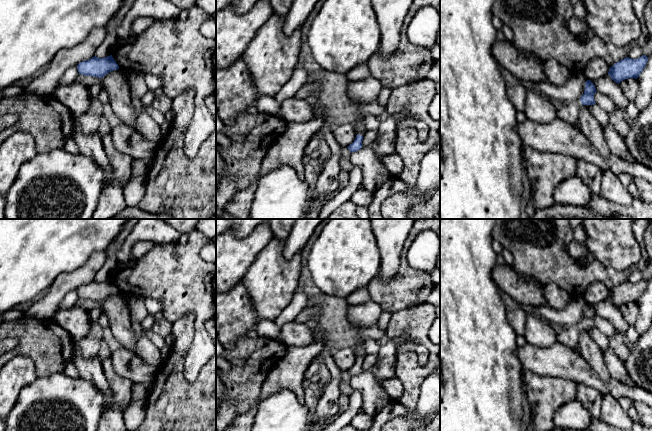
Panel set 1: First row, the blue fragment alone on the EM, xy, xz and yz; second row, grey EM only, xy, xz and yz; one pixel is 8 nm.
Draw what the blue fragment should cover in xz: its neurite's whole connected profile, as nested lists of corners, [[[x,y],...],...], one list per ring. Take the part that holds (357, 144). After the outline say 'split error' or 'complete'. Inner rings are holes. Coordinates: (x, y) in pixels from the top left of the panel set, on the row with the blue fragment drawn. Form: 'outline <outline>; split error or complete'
outline [[[360,129],[356,131],[356,138],[352,144],[350,144],[347,148],[350,150],[350,152],[356,152],[362,148],[362,141],[363,141],[363,135],[366,131]]]; split error

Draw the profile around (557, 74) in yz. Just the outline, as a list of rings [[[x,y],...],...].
[[[548,59],[543,62],[546,80],[556,86],[565,86],[571,72],[555,59]]]

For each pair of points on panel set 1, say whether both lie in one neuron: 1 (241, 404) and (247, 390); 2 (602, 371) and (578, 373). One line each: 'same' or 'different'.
1: same
2: different

